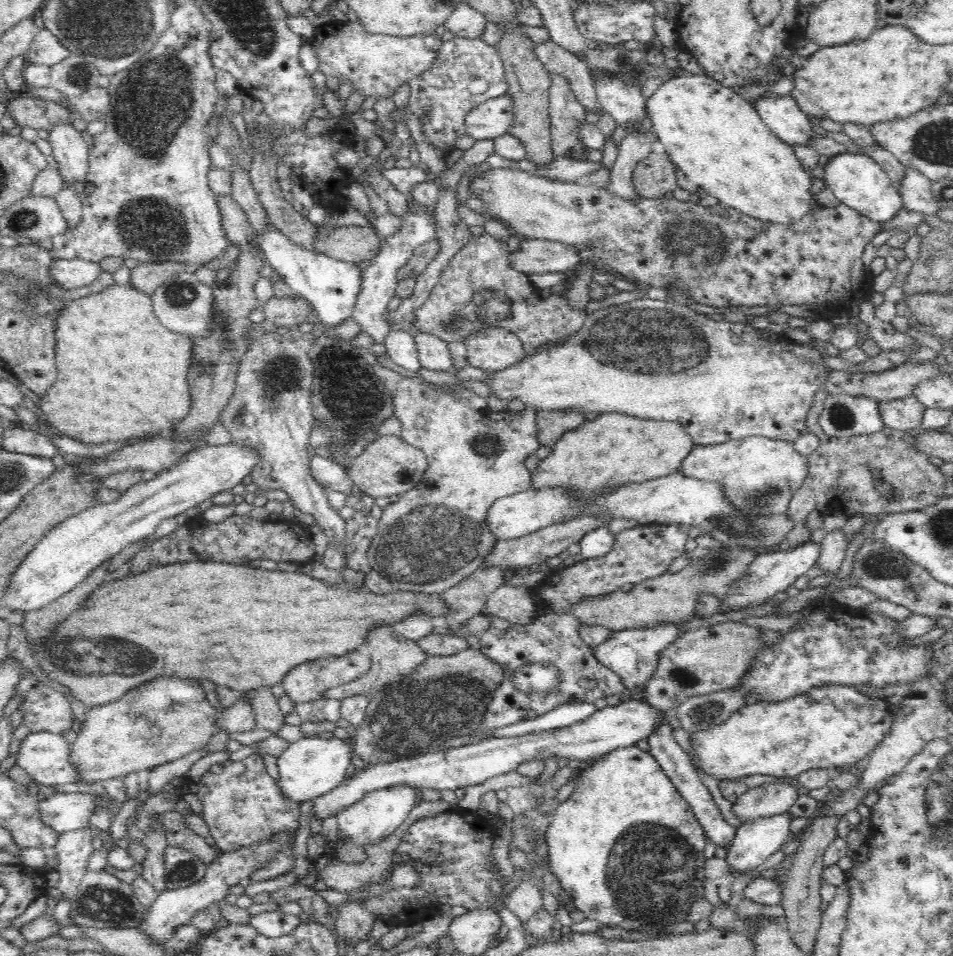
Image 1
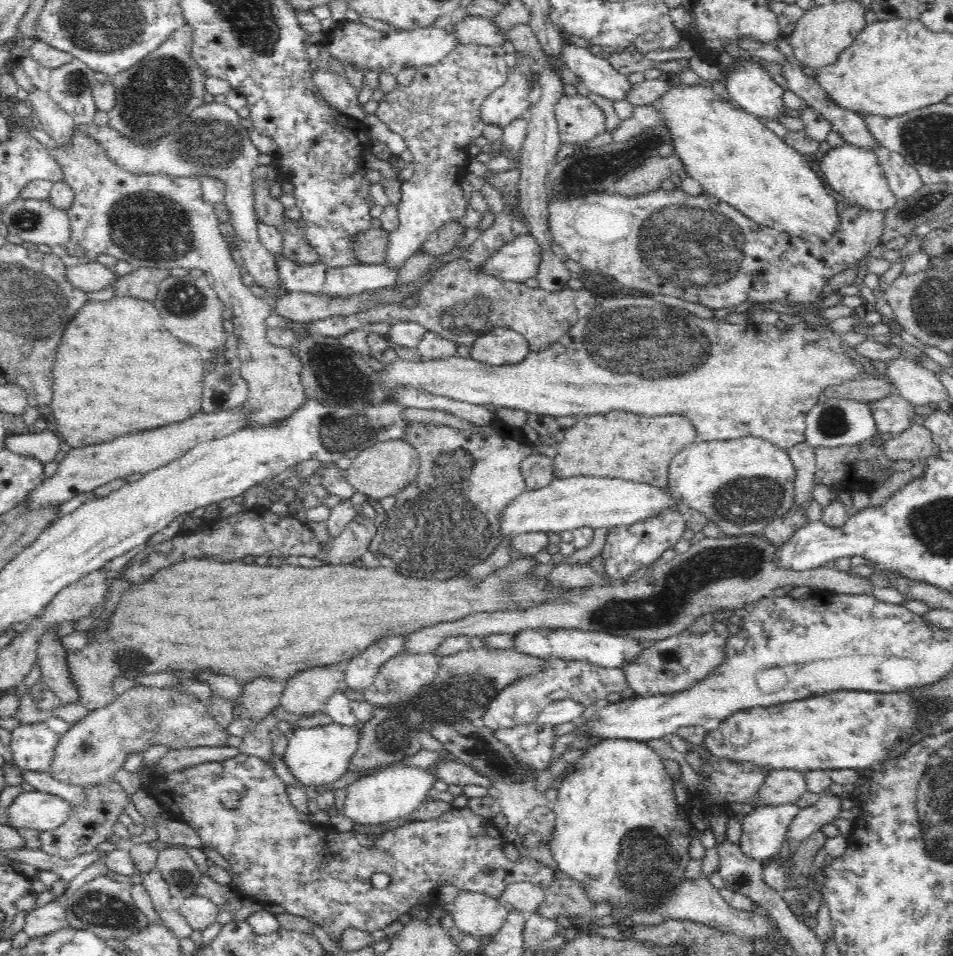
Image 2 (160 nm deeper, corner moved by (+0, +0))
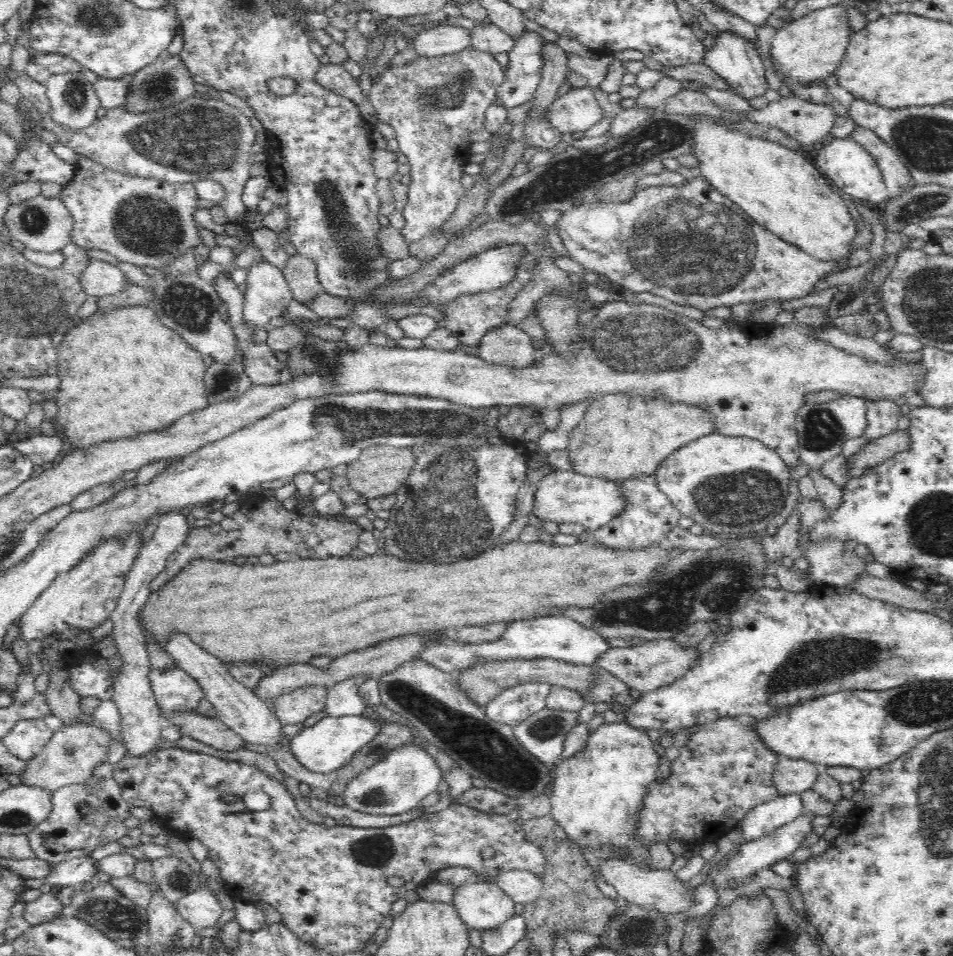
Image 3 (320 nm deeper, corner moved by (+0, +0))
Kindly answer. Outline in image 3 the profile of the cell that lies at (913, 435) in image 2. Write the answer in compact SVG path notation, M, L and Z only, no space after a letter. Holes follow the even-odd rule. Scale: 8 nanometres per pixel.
M897 430L877 439L868 441L847 460L847 470L861 473L864 468L874 467L898 452L908 450L910 446L910 431Z

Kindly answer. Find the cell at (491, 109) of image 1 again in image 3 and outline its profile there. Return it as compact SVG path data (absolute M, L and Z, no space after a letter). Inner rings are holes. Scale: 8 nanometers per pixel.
M530 30L515 42L509 52L505 79L496 91L495 104L507 111L533 100L543 69L543 42L544 38L540 34Z

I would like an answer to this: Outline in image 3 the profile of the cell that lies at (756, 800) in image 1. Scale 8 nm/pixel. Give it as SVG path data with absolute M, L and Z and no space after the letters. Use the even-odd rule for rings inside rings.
M780 758L771 780L777 794L802 794L812 788L819 772L817 766L804 760Z

